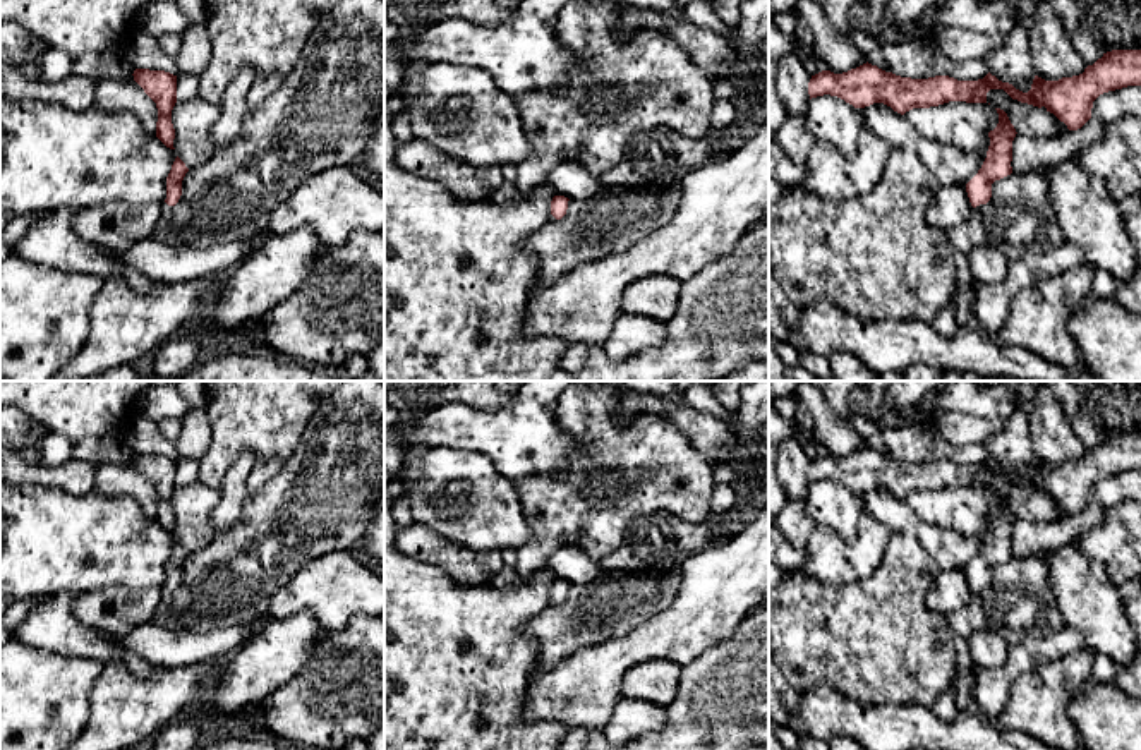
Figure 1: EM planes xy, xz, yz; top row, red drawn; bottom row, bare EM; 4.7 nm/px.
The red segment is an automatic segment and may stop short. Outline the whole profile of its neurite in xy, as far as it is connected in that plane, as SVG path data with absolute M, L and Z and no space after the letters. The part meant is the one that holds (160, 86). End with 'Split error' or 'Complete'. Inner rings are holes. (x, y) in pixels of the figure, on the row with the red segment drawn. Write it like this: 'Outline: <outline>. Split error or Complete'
Outline: M136 69L134 81L156 103L158 122L156 137L170 149L173 148L175 129L172 110L177 103L177 76L165 70Z. Complete

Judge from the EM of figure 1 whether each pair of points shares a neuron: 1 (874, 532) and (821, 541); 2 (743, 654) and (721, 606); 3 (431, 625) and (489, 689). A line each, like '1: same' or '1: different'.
1: same
2: different
3: same

